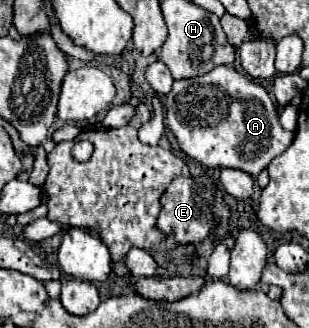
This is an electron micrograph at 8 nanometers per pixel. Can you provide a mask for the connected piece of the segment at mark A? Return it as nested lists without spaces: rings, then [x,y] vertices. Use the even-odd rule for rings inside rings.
[[[215,67],[213,71],[199,77],[173,81],[171,91],[165,95],[165,123],[187,157],[209,169],[231,167],[241,169],[251,177],[257,177],[259,171],[265,169],[277,155],[281,155],[293,141],[293,133],[279,125],[279,113],[269,93],[233,67]]]

